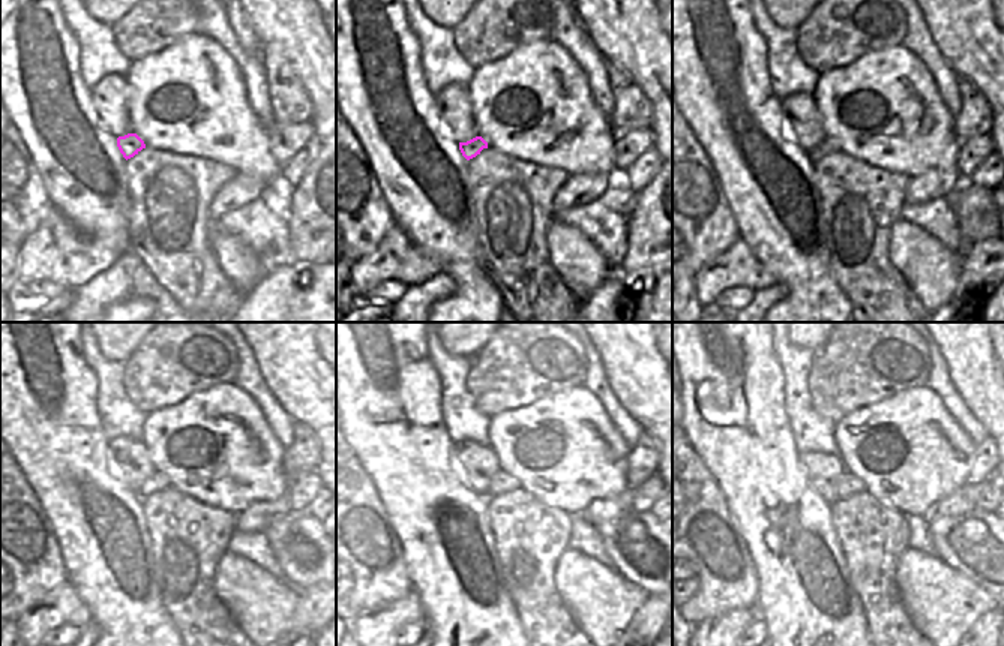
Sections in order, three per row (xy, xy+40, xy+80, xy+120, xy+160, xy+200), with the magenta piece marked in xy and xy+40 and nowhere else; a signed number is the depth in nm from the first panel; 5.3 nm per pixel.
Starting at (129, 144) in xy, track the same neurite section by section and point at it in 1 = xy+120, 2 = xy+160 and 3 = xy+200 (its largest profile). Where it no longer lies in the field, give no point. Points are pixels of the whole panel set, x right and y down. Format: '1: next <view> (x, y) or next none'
1: next xy+120 (158, 481)
2: next xy+160 (502, 483)
3: next xy+200 (848, 484)

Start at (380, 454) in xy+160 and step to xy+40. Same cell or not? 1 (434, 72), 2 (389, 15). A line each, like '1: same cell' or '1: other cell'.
1: other cell
2: same cell

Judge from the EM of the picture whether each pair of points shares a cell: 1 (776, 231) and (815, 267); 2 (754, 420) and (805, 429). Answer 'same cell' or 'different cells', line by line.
1: same cell
2: different cells

